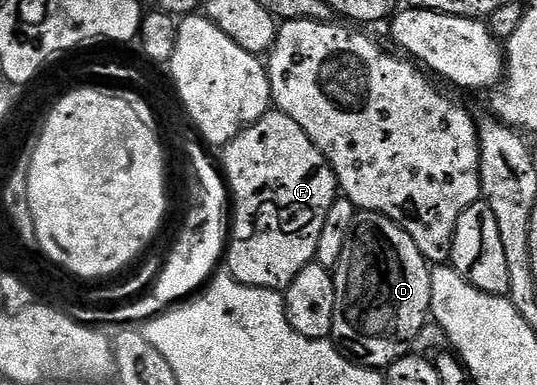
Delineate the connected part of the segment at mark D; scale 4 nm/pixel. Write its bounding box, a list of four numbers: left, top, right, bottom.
[329,211,431,369]

